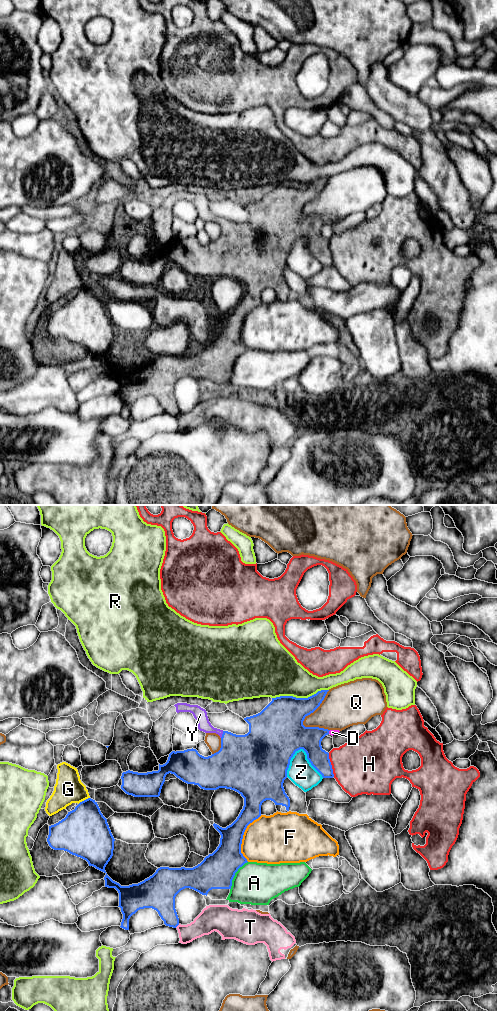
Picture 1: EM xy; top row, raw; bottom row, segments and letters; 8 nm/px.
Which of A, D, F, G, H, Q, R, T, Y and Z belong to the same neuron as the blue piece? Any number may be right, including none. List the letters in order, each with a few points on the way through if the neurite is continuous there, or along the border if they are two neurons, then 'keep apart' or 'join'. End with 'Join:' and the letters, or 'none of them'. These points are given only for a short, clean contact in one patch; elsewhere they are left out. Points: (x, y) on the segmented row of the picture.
A: keep apart
D: join
F: keep apart
G: join
H: keep apart
Q: keep apart
R: keep apart
T: border xy (179, 924), (175, 927); keep apart
Y: way xy (242, 758), (222, 734), (212, 730), (200, 714); join
Z: keep apart
Join: D, G, Y

